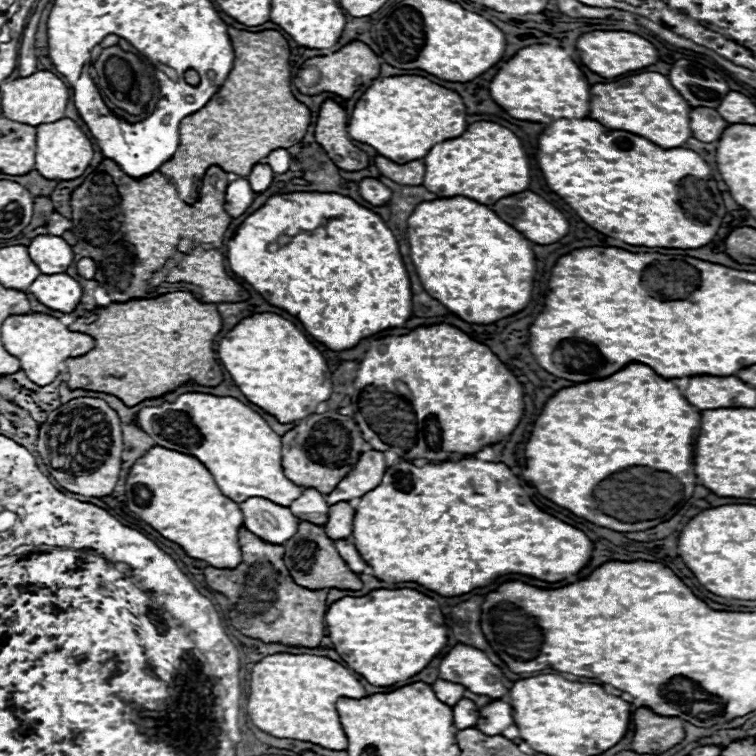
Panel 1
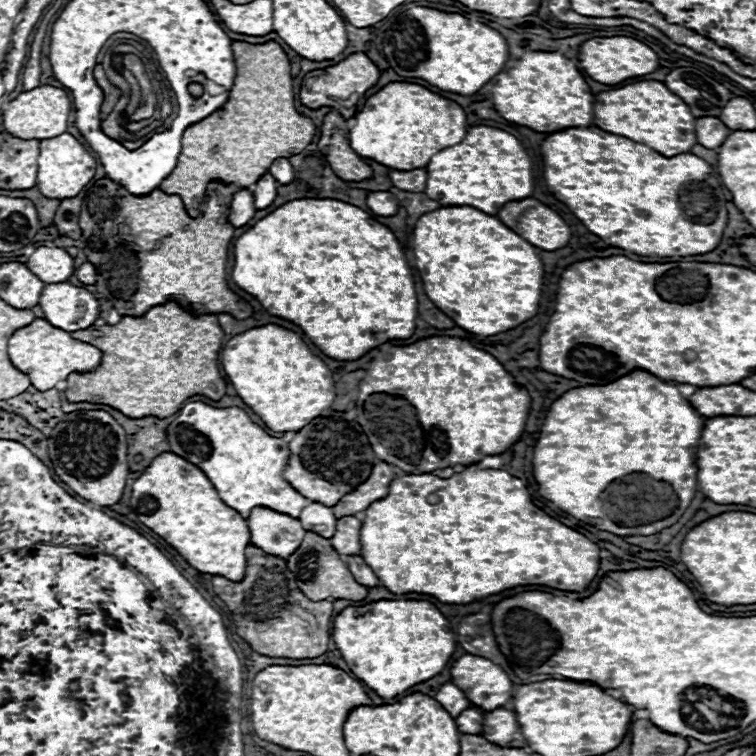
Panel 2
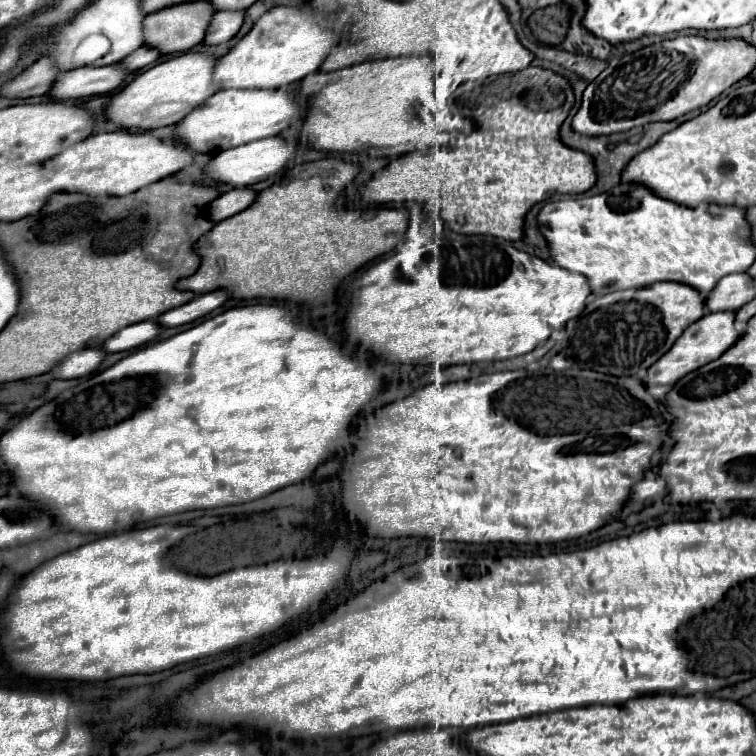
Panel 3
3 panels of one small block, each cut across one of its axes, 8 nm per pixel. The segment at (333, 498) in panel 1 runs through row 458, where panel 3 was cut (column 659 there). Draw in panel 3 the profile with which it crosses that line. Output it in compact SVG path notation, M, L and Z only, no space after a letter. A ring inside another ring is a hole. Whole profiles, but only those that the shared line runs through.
M714 312L714 314L704 314L700 320L696 320L694 324L690 324L690 328L686 328L686 332L682 332L682 336L676 340L674 348L670 348L670 352L666 352L666 356L662 356L658 362L654 362L646 376L642 378L642 382L646 384L647 391L657 400L661 400L677 382L686 376L688 372L694 372L698 368L702 368L704 364L716 360L722 352L726 352L726 348L730 348L730 344L734 344L738 340L740 332L734 328L734 312Z

